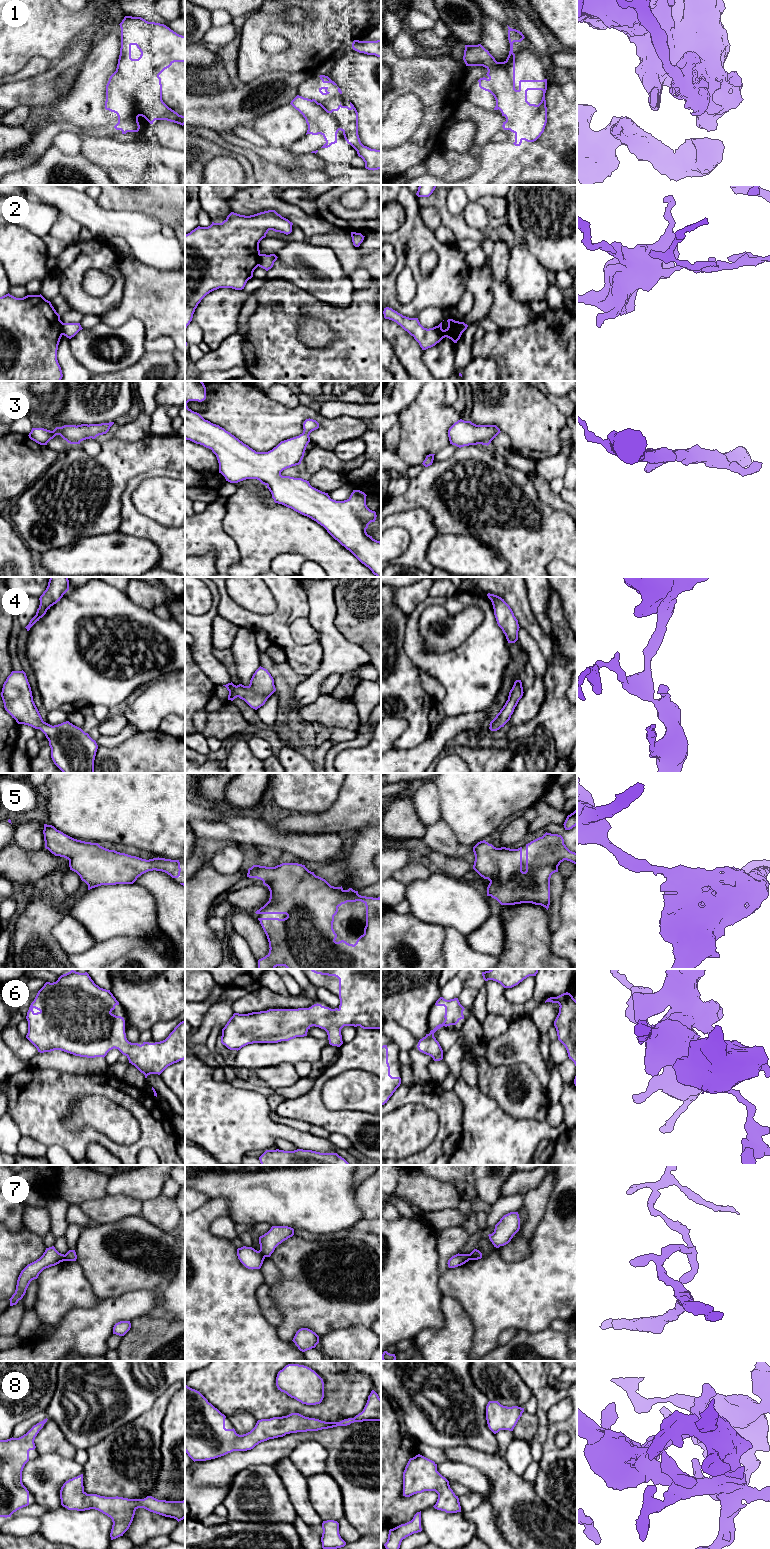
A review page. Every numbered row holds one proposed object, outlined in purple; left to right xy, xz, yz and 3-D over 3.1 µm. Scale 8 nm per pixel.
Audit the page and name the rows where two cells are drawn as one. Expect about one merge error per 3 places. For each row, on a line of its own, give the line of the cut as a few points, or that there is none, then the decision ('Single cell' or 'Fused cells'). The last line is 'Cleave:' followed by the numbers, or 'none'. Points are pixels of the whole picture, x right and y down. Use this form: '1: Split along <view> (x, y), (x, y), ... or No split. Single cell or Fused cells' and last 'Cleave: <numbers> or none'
1: Split along yz (496, 62), (510, 81), (499, 109). Fused cells
2: Split along xy (62, 322), (63, 334). Fused cells
3: No split. Single cell
4: No split. Single cell
5: No split. Single cell
6: No split. Single cell
7: Split along xz (259, 1250), (264, 1257). Fused cells
8: No split. Single cell
Cleave: 1, 2, 7

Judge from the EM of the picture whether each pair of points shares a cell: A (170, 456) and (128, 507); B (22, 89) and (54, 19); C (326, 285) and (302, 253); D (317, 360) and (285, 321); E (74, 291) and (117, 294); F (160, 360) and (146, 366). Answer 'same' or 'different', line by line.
A: different
B: different
C: same
D: same
E: same
F: same

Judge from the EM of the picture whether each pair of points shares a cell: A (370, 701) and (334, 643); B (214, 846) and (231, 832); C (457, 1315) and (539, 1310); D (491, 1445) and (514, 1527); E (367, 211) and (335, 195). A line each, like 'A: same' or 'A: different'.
A: different
B: different
C: different
D: different
E: same

